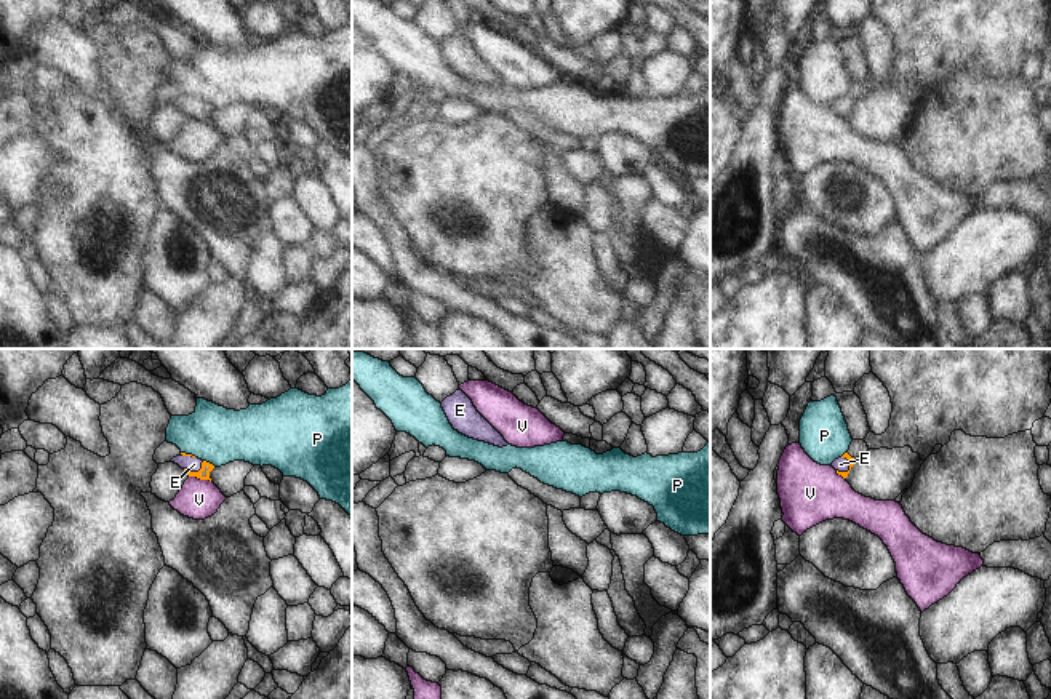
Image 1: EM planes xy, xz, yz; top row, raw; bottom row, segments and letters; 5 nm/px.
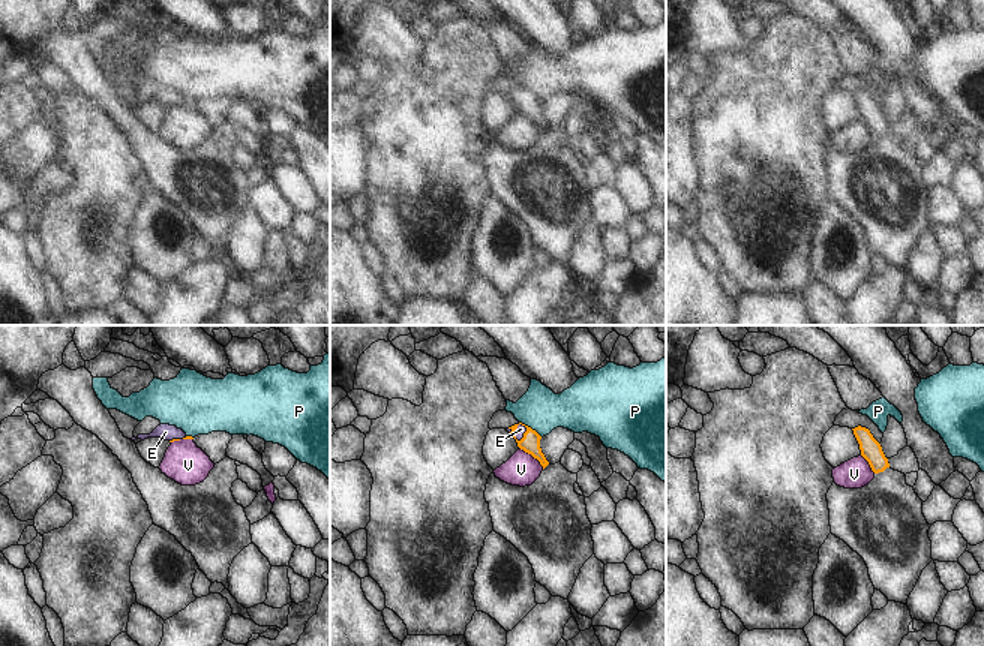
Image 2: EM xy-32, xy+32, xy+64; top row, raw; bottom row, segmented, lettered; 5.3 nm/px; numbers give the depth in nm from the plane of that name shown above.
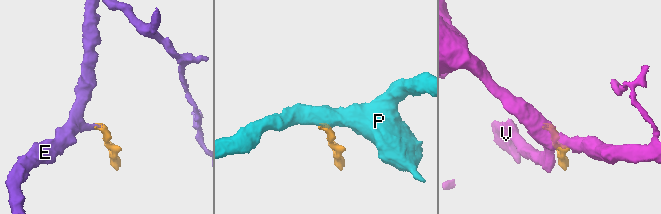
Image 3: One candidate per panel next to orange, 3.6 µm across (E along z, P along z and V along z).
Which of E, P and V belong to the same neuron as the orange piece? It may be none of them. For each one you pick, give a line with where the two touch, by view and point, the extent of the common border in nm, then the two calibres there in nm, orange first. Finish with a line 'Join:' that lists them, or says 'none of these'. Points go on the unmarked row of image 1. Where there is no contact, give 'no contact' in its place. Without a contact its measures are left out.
E: contact yz (848, 106); length 90 nm; calibres 30 and 70 nm
Join: E

